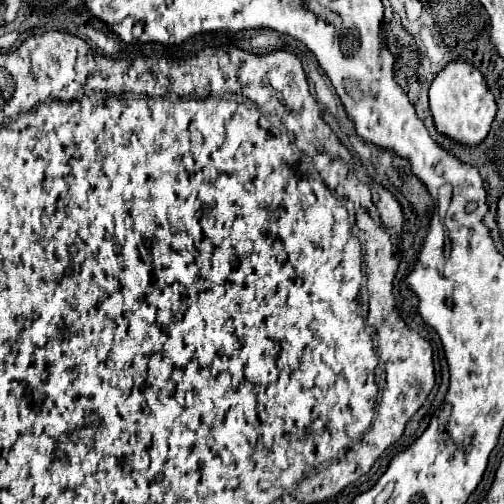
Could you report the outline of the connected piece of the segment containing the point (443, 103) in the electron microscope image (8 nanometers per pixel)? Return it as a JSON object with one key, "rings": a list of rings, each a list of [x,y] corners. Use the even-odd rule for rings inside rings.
{"rings":[[[465,61],[449,63],[435,77],[435,81],[429,87],[429,103],[431,103],[431,113],[433,113],[437,131],[441,135],[445,135],[461,145],[469,145],[469,147],[483,143],[483,139],[487,137],[491,123],[495,119],[495,111],[497,111],[495,99],[493,99],[491,91],[487,89],[483,75]]]}

